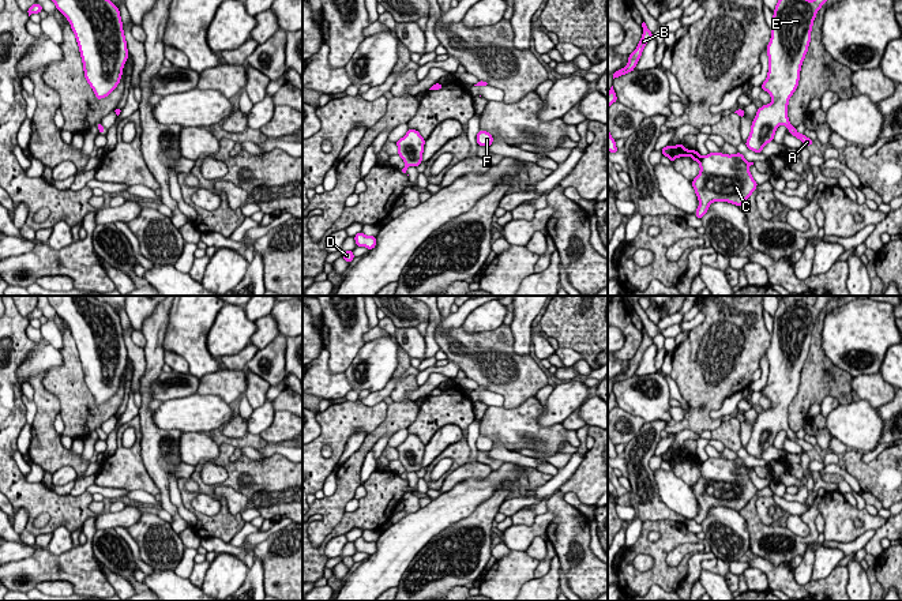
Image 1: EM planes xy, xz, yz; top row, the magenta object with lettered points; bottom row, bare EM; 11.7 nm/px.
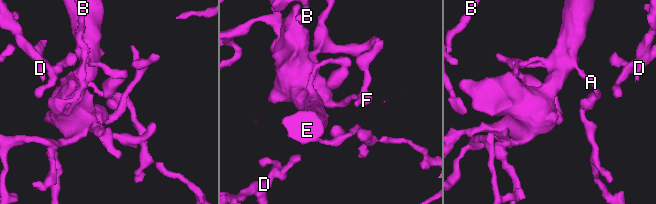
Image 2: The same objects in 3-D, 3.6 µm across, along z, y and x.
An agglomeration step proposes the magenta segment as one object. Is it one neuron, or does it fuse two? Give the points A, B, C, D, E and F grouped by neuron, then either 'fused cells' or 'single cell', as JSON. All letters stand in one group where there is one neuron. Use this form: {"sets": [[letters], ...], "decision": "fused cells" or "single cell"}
{"sets": [["A", "B", "C", "D", "E", "F"]], "decision": "single cell"}

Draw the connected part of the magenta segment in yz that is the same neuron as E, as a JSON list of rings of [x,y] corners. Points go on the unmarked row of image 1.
[[[818,296],[813,305],[803,300],[788,298],[779,303],[774,315],[771,343],[767,350],[768,377],[760,391],[771,401],[771,407],[758,414],[751,431],[745,451],[760,459],[762,454],[773,447],[777,433],[783,429],[789,439],[804,451],[813,446],[798,439],[789,428],[788,410],[800,386],[800,376],[808,352],[818,316],[837,296]]]

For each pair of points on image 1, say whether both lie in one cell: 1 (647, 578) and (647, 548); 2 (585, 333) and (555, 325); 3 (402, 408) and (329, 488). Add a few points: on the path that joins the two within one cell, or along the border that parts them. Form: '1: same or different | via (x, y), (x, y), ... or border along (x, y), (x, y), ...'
1: same | via (656, 570), (656, 555)
2: same | via (578, 331), (567, 325), (562, 325)
3: different | border along (337, 474), (335, 491), (324, 496)

